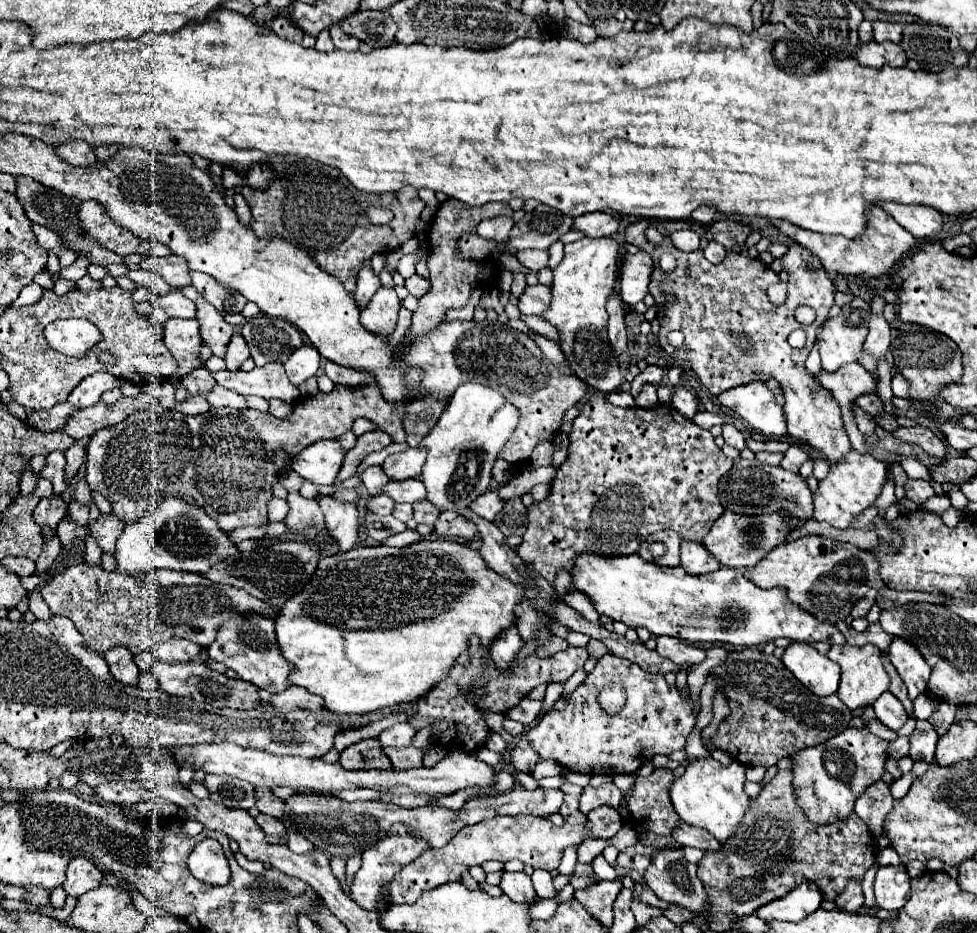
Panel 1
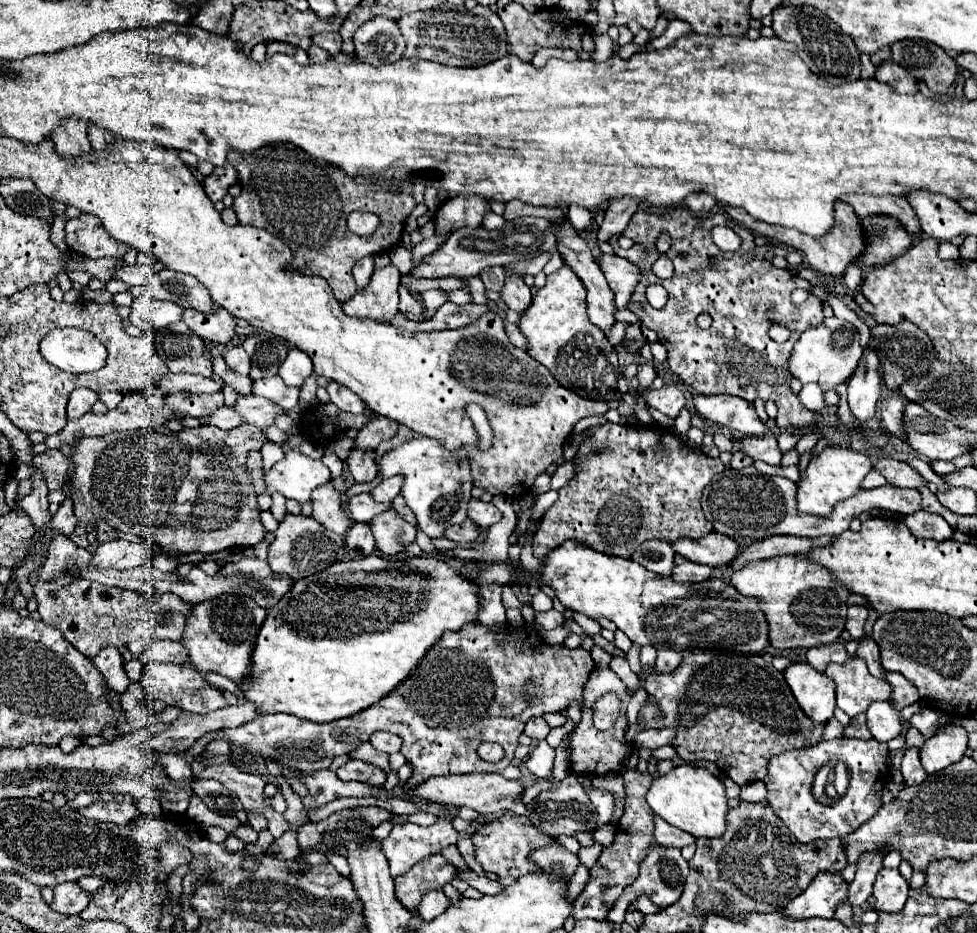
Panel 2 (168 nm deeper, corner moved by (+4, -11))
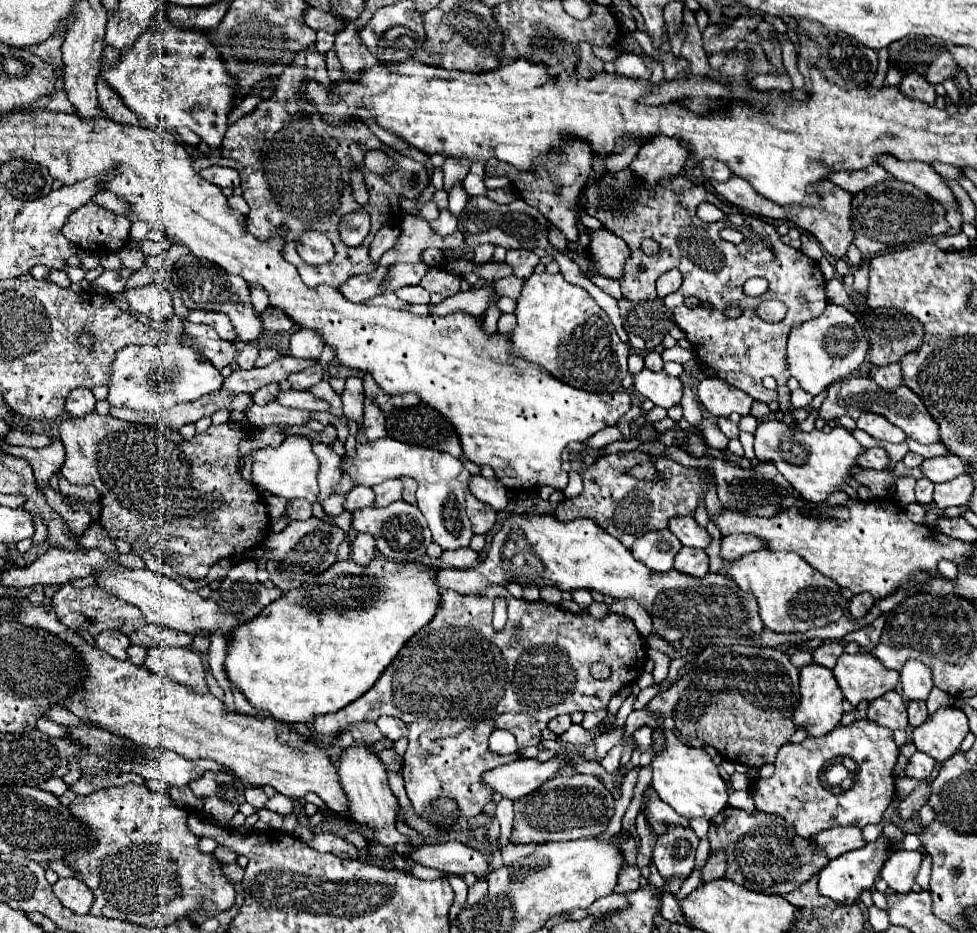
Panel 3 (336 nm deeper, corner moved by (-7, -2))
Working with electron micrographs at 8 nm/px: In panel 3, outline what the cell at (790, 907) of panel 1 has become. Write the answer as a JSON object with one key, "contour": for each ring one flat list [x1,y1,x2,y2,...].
{"contour":[[880,835,874,843,866,843,862,849,856,849,856,851,848,851,844,855,840,855,838,859,832,859,822,871,820,871,820,893,824,897,830,897,838,903,846,903,846,905,852,905,860,893,864,889,872,889,874,887,874,881,876,881,876,875,880,875,880,869,882,869,882,863,888,859,890,855,890,849,892,849,892,843,888,841,888,837]]}

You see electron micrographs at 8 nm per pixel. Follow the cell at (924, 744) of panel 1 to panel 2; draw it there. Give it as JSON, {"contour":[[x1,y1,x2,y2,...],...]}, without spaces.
{"contour":[[907,748,901,764,901,774,905,778,905,784,921,784,927,778,927,772,921,766,919,748]]}

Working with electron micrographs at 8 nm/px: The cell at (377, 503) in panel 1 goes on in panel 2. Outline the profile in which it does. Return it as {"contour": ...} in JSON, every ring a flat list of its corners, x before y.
{"contour":[[355,522,345,536,345,544,347,544,347,554,351,558,369,556,375,548,375,538,371,532,371,526,367,522]]}

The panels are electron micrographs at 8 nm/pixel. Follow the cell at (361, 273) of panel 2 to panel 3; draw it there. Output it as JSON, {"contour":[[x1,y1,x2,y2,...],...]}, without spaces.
{"contour":[[382,225,382,229,376,233,374,241,372,241,372,247,370,247,370,257,374,261,380,261,380,257,394,247,396,239,398,239,400,231,398,227,390,227,390,225]]}

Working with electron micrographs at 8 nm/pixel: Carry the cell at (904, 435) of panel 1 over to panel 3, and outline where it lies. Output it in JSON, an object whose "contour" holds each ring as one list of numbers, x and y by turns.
{"contour":[[890,363,886,367,872,367,870,377,884,389,894,389,902,385,902,375,900,375,900,365]]}

